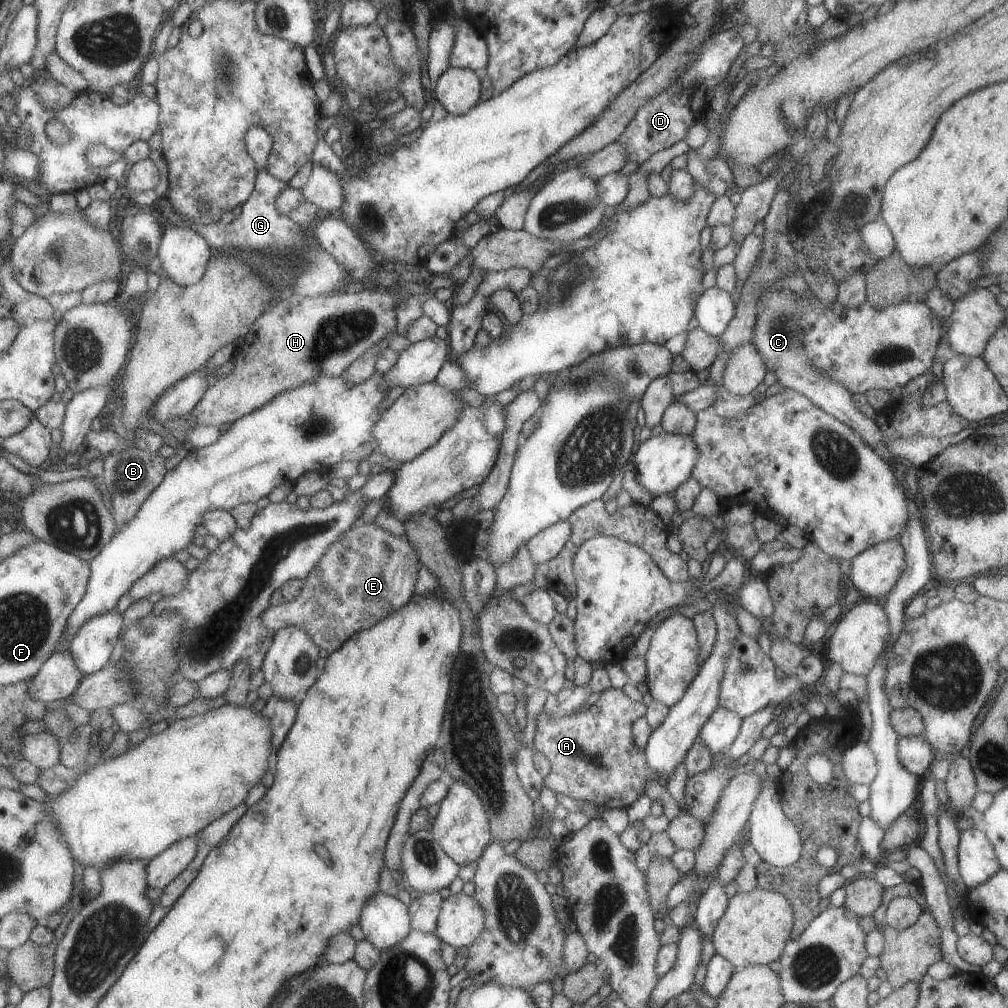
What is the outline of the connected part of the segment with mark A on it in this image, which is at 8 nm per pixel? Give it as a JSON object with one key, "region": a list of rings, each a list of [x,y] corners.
{"region":[[[612,687],[603,690],[595,704],[591,704],[591,706],[589,706],[587,710],[583,710],[583,712],[577,712],[575,714],[555,714],[553,717],[550,717],[547,713],[540,711],[536,717],[536,727],[534,737],[532,738],[532,748],[543,754],[550,764],[549,774],[547,774],[547,776],[543,779],[544,786],[553,793],[562,794],[570,799],[576,799],[578,802],[591,802],[592,804],[597,804],[597,806],[607,809],[627,809],[631,803],[635,802],[635,800],[639,798],[639,796],[645,795],[645,784],[647,784],[649,780],[655,780],[659,783],[659,785],[665,785],[665,780],[661,782],[661,780],[659,780],[659,776],[657,776],[657,774],[653,774],[653,770],[649,770],[649,766],[645,764],[645,754],[643,754],[643,752],[641,752],[635,744],[633,744],[633,738],[631,737],[631,725],[635,722],[635,720],[637,720],[637,718],[643,717],[644,715],[645,706],[641,704],[640,701],[633,702],[625,696],[621,689],[615,689]]]}

